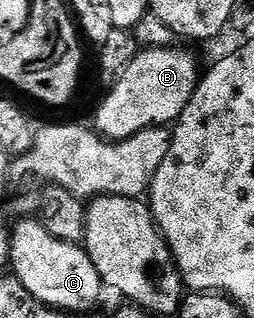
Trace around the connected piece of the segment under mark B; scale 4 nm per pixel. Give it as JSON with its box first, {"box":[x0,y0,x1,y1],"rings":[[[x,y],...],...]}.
{"box":[93,45,201,141],"rings":[[[172,45],[165,48],[149,48],[140,50],[139,56],[121,73],[121,77],[110,84],[107,100],[99,107],[99,112],[95,115],[93,127],[104,139],[118,141],[128,139],[137,133],[141,133],[150,127],[167,127],[174,124],[179,118],[179,114],[189,105],[189,101],[195,92],[195,86],[199,84],[201,78],[201,67],[195,64],[195,59],[187,51],[178,51],[178,46]]]}

